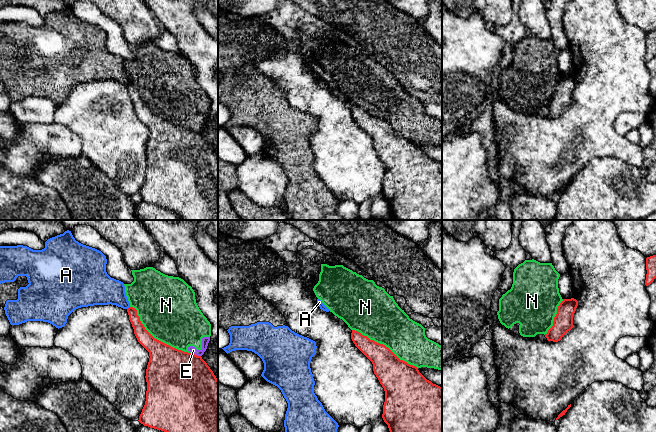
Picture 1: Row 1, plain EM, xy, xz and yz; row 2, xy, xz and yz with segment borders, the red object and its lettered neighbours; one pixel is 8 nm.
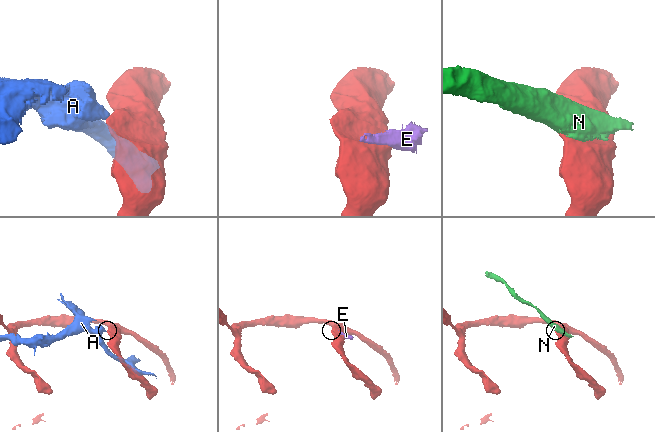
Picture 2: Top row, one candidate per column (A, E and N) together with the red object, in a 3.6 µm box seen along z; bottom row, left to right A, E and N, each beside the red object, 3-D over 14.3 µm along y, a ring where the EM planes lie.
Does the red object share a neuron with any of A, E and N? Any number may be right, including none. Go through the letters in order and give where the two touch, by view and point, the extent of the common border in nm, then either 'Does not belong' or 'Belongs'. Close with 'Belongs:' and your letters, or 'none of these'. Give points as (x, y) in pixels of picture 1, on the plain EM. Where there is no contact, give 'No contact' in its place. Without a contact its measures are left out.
A: Touches red at xy (128, 84). Shared border 40 nm. Does not belong
E: Touches red at xy (196, 131). Shared border 90 nm. Does not belong
N: Touches red at xy (156, 115). Shared border 600 nm. Does not belong
Belongs: none of these

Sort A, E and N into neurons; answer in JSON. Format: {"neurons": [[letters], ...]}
{"neurons": [["A"], ["E", "N"]]}

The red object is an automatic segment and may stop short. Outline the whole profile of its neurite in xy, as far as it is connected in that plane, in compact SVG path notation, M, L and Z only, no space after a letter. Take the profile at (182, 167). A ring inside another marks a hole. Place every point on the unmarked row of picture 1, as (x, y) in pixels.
M133 83L127 85L129 96L138 118L149 128L146 145L146 177L139 192L144 202L164 207L175 212L182 220L218 220L218 155L202 135L155 115L144 103Z

